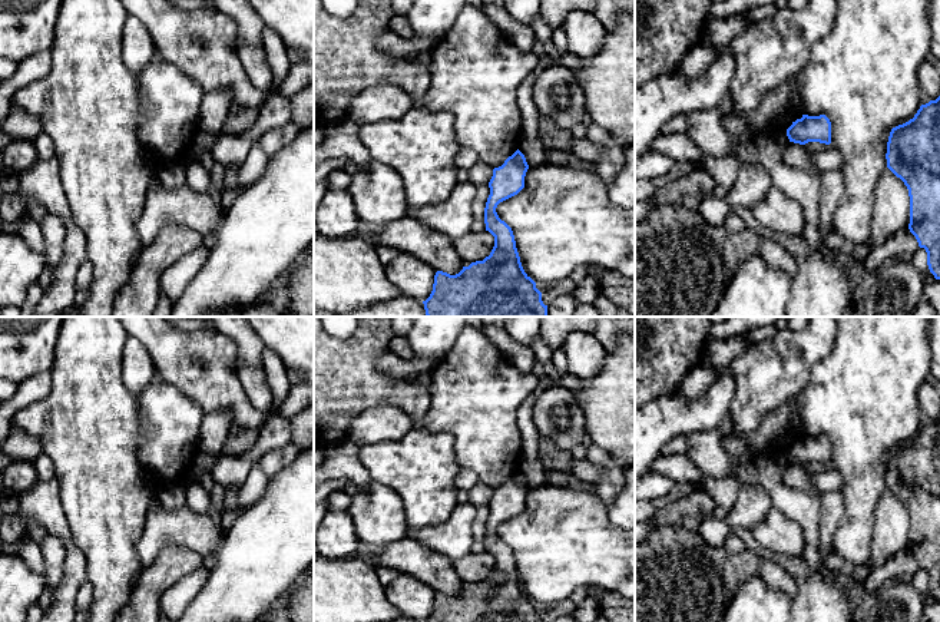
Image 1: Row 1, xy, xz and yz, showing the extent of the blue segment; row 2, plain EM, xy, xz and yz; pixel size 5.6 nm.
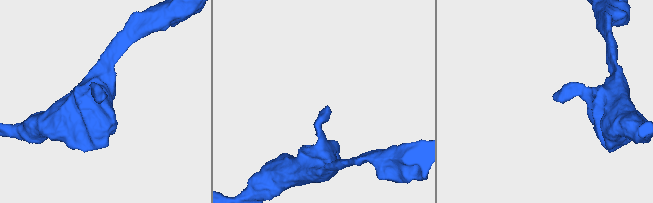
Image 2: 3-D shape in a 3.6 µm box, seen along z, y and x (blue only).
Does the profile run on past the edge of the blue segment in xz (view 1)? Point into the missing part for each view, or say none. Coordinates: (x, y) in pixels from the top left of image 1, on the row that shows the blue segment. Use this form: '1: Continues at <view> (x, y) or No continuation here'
1: No continuation here

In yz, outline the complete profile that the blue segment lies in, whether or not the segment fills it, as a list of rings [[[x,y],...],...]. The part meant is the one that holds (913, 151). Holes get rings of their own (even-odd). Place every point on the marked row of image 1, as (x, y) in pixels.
[[[940,96],[921,105],[913,119],[891,129],[886,159],[887,168],[908,189],[908,229],[926,249],[930,272],[940,279]]]

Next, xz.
[[[519,149],[502,166],[493,169],[484,224],[486,231],[494,236],[494,247],[483,261],[463,267],[456,275],[436,272],[433,291],[423,301],[427,317],[549,317],[542,292],[522,267],[512,228],[496,212],[500,202],[517,195],[524,188],[527,169],[526,158]]]

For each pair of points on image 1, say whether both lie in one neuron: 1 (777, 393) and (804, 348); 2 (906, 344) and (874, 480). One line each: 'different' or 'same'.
1: same
2: same

